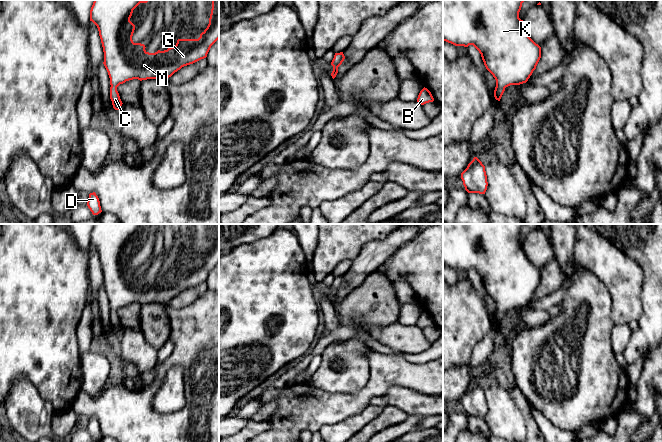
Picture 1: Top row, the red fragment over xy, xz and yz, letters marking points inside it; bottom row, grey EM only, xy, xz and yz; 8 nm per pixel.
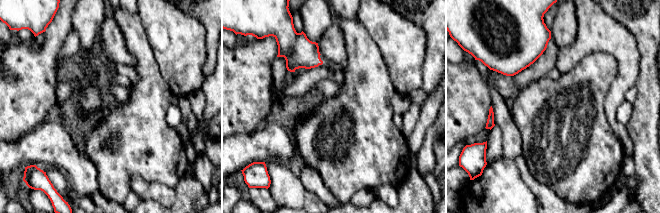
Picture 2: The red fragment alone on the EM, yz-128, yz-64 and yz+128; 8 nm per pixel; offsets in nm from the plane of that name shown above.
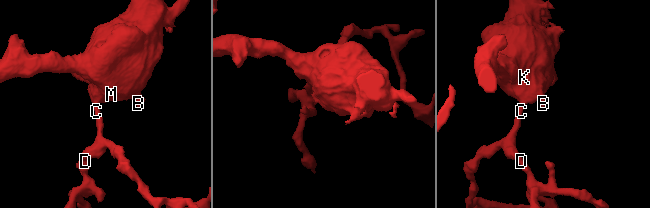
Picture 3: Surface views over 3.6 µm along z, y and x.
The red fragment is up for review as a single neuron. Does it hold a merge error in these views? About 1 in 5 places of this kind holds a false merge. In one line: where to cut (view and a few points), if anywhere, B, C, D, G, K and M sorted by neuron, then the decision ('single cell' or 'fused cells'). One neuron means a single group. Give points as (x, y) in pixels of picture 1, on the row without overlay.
no cut; B C D G K M; single cell

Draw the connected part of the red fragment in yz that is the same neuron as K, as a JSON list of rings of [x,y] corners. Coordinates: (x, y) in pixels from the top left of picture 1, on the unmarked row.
[[[443,224],[443,265],[455,270],[473,269],[481,278],[486,293],[496,304],[494,321],[500,325],[505,312],[526,307],[541,282],[541,271],[525,255],[519,236],[524,224]]]

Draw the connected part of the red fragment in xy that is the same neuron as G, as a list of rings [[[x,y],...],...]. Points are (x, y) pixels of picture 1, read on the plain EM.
[[[94,224],[90,234],[90,245],[99,255],[104,276],[103,288],[110,302],[110,323],[115,334],[121,335],[123,328],[117,315],[120,308],[133,303],[166,304],[182,291],[206,282],[211,270],[219,263],[219,224],[212,224],[209,248],[198,263],[178,263],[176,269],[167,274],[147,276],[144,268],[133,266],[135,249],[130,245],[133,234],[140,227],[147,226],[148,224]]]

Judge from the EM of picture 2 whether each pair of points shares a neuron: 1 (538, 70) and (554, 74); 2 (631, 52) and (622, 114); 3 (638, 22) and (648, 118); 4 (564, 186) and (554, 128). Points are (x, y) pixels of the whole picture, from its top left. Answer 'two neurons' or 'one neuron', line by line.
1: two neurons
2: two neurons
3: one neuron
4: one neuron

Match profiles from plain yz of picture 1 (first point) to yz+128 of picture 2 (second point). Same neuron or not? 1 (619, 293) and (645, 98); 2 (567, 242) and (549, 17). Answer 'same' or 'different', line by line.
1: different
2: different

